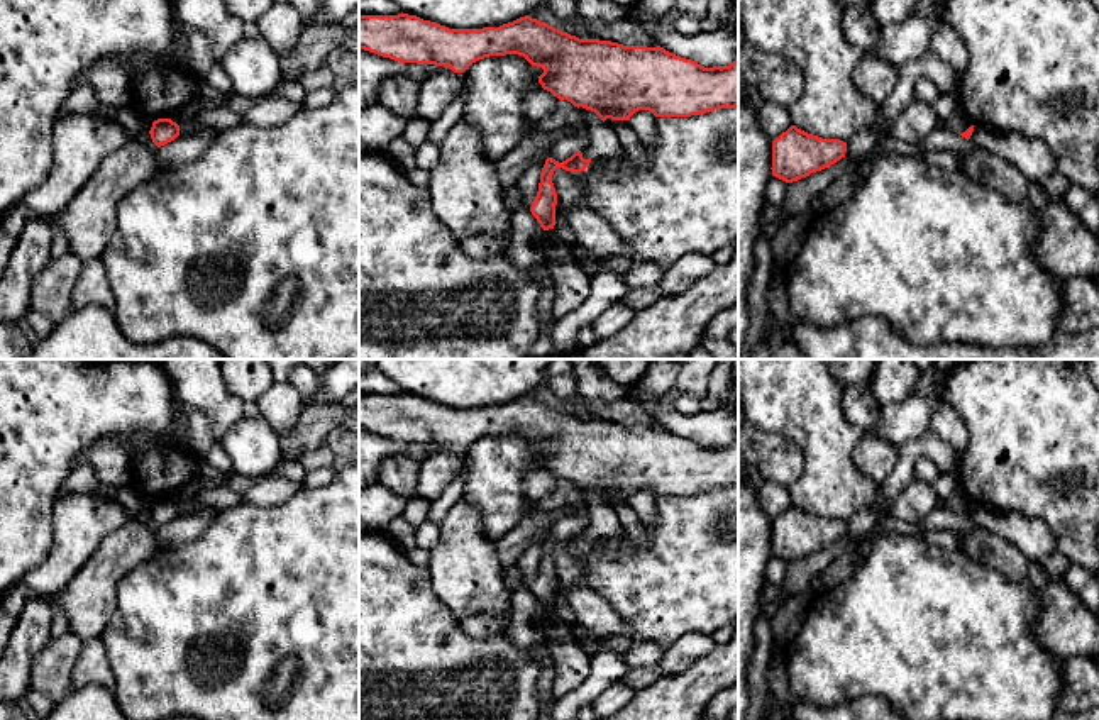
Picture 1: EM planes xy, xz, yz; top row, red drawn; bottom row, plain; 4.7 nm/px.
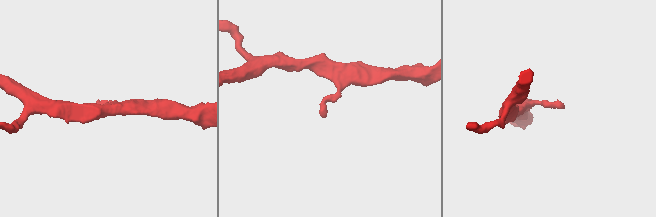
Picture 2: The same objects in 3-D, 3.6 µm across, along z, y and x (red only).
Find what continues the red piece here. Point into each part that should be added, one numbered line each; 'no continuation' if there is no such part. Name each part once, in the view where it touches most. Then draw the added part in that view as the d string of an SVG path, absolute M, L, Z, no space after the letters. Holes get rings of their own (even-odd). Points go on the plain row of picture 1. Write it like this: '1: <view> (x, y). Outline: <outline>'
no continuation

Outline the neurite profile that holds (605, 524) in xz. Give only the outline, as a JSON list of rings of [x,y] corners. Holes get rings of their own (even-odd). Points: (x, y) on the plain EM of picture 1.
[[[579,486],[591,520],[581,529],[584,539],[620,539],[623,534],[621,522],[615,510],[603,501],[594,491]]]

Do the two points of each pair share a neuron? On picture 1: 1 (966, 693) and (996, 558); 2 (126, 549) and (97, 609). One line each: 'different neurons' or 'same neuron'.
1: different neurons
2: same neuron

